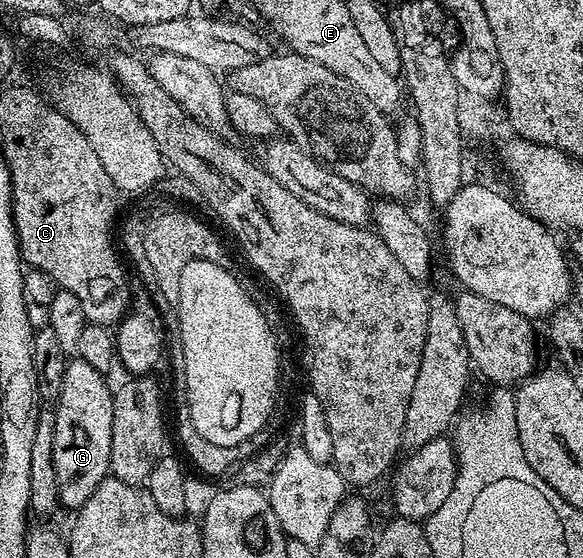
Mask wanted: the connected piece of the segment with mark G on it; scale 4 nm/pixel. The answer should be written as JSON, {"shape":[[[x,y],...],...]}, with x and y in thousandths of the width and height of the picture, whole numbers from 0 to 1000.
{"shape":[[[123,642],[111,651],[110,676],[103,694],[99,722],[93,731],[96,742],[96,762],[93,763],[93,842],[103,873],[103,900],[111,912],[136,914],[161,885],[161,878],[187,851],[190,841],[190,772],[194,769],[196,720],[194,697],[185,697],[180,668],[170,667],[154,656],[154,649],[136,642]]]}

